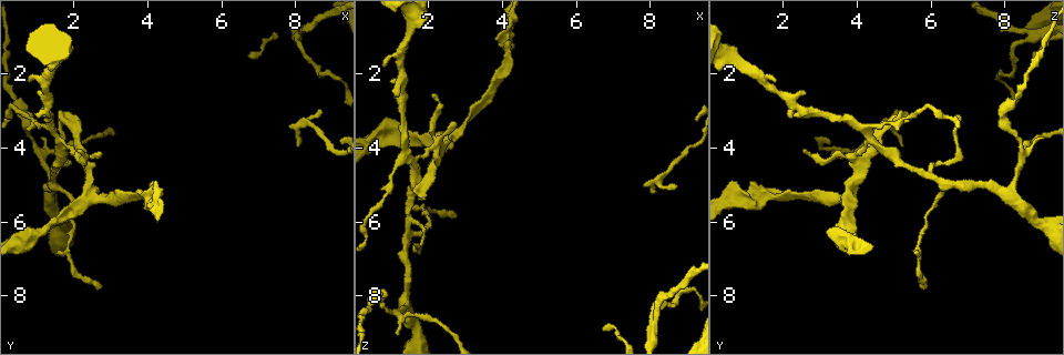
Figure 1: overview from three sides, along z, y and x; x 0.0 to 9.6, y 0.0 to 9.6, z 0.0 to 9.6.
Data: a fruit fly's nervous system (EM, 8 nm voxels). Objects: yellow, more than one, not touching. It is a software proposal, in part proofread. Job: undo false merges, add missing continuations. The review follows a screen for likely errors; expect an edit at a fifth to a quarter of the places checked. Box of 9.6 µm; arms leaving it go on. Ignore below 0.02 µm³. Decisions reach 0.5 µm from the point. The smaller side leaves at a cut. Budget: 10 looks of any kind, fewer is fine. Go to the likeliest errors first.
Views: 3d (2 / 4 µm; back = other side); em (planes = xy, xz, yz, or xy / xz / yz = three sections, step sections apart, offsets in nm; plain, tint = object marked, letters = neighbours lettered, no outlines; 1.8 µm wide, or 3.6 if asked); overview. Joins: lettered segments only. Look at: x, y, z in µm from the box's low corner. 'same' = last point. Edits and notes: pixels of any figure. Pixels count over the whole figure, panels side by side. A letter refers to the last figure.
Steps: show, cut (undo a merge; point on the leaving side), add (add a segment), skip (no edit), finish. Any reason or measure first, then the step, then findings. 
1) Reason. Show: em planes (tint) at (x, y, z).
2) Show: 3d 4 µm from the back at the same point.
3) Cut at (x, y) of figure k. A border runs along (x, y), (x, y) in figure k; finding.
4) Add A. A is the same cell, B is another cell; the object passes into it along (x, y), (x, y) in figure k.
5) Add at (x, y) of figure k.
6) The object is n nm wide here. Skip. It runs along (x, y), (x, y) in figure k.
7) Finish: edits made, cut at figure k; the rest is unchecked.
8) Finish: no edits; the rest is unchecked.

Three-way junction. Show: 3d 4 µm at (2.20, 4.20, 3.95).

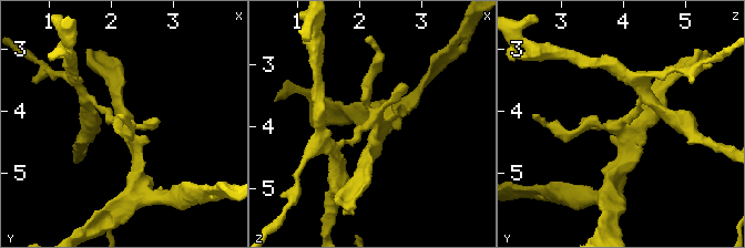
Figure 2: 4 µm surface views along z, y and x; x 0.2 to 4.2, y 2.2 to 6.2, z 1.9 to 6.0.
Shape alone is not enough. Show: em planes (letters) at (2.15, 4.20, 3.90).

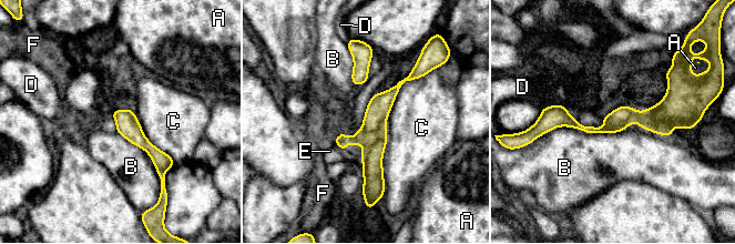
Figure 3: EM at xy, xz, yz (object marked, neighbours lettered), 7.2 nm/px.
Cut at (371, 155) of figure 3. A, B, C, D, E and F are other cells; the part that leaves runs along (384, 130), (366, 186) in figure 3; two cells meet here.

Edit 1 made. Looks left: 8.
Sudden change in width. Show: 3d 4 µm at (0.70, 3.40, 8.05).

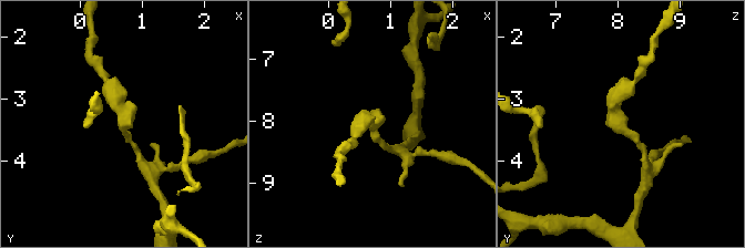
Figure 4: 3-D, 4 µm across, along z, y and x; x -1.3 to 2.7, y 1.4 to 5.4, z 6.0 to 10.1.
Show: em 3.6 µm xz step 8 (tint) at (0.70, 3.40, 8.00).

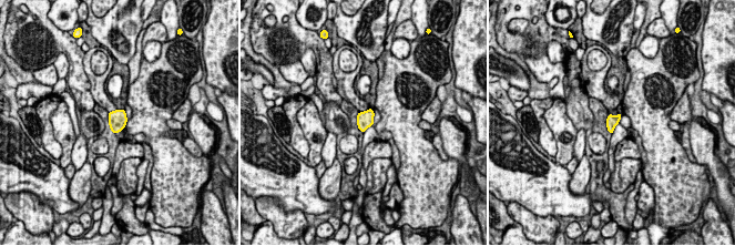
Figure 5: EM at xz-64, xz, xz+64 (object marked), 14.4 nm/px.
Show: em 3.6 µm planes (letters) at the same point.

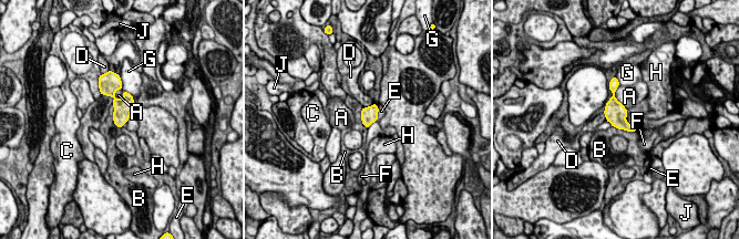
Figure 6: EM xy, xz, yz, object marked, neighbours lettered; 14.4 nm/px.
The object is 240 nm wide here. Skip. A, B, C, D, E, F, G, H and J are other cells; a border runs along (112, 104), (113, 122), (120, 128) in figure 6; continuous, no second cell.

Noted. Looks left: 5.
Tapers out. Show: em planes (letters) at (8.65, 3.00, 5.00).

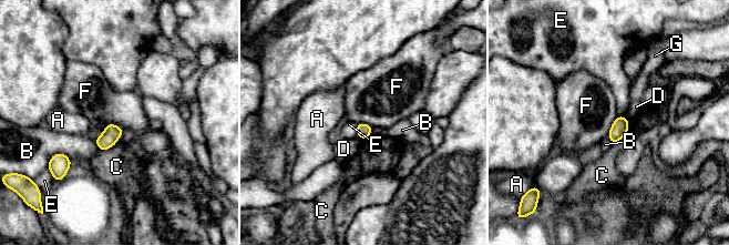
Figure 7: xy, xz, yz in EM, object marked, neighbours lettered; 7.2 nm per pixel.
Skip. A, B, C, D, E, F and G are other cells; a border runs along (618, 115), (606, 135) in figure 7; none of them fits.

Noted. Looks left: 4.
Sharp bend. Show: em xz step 16 (letters) at (9.10, 2.10, 7.90).

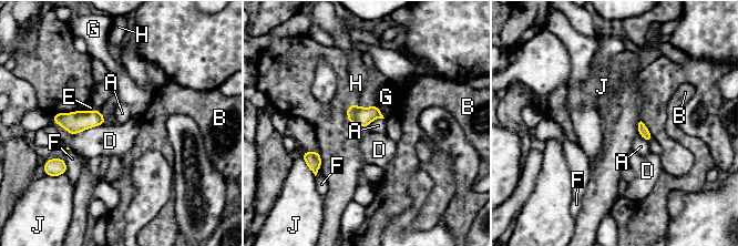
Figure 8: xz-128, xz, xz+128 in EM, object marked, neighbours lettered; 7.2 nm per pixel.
Skip. A, B, D, E, F, G, H and J are other cells; a border runs along (383, 118), (375, 118), (366, 126) in figure 8; one cell here.

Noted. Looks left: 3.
Finish: edits made, cut at figure 3; the rest is unchecked.

